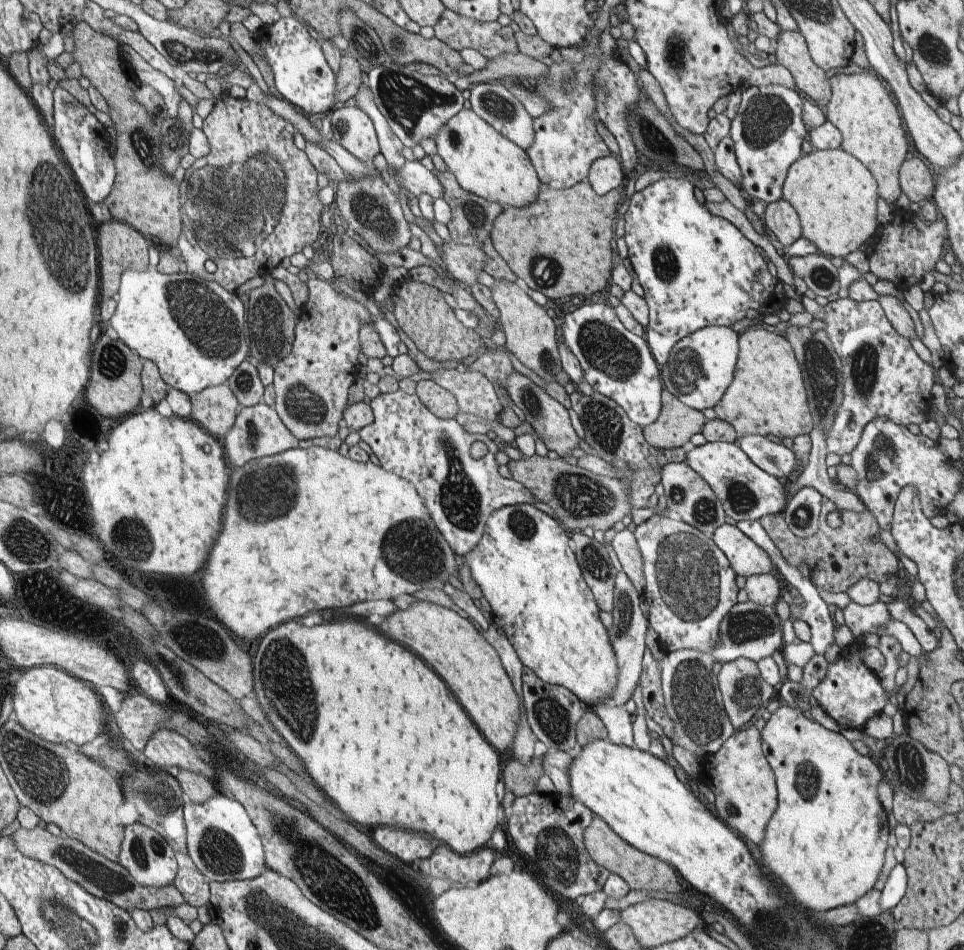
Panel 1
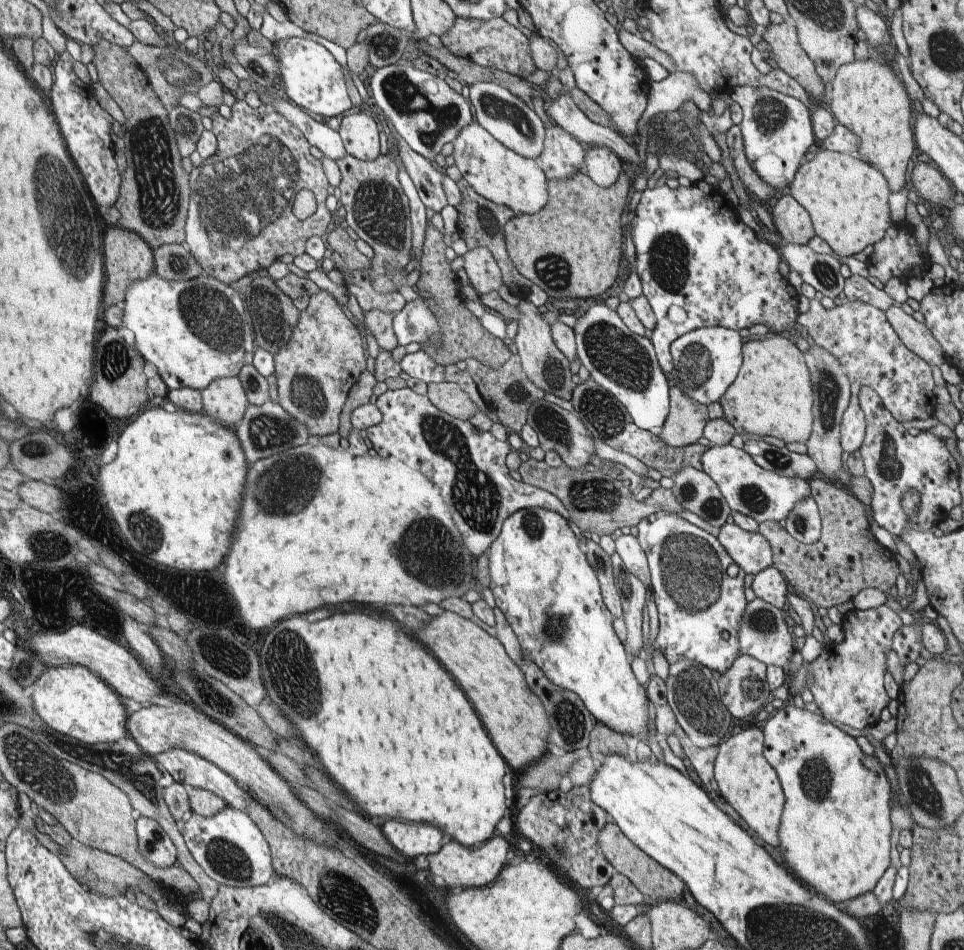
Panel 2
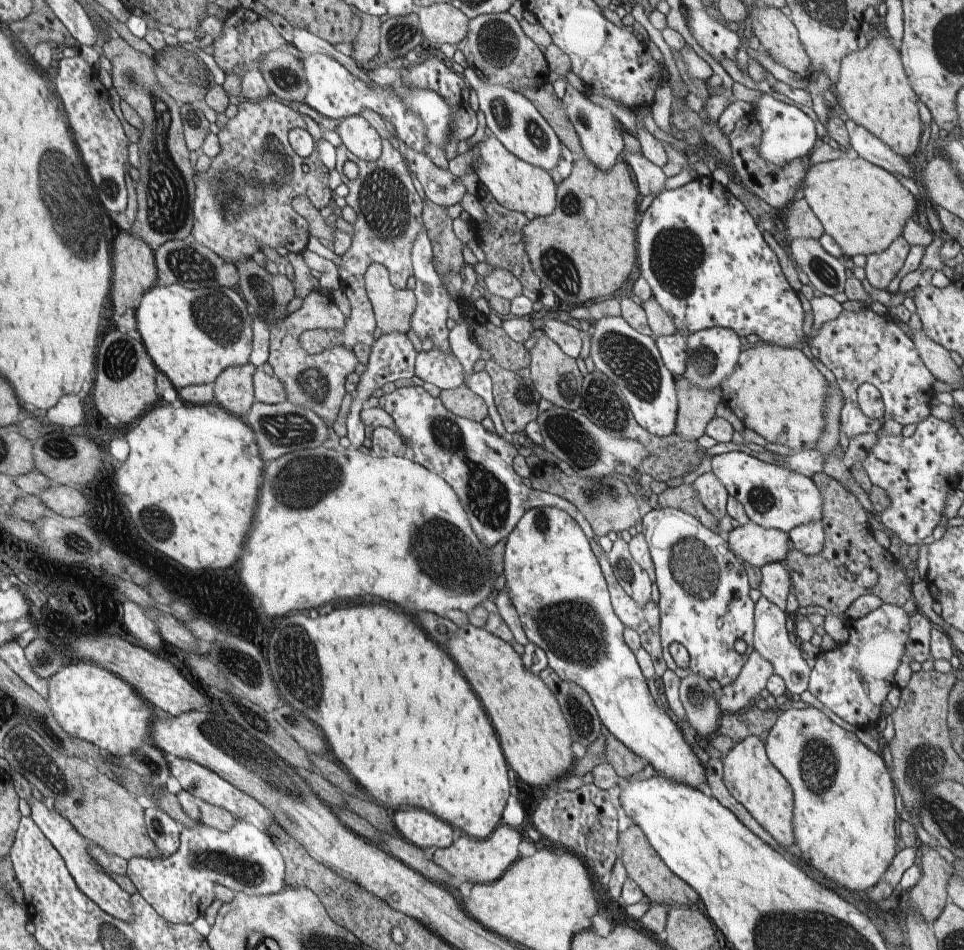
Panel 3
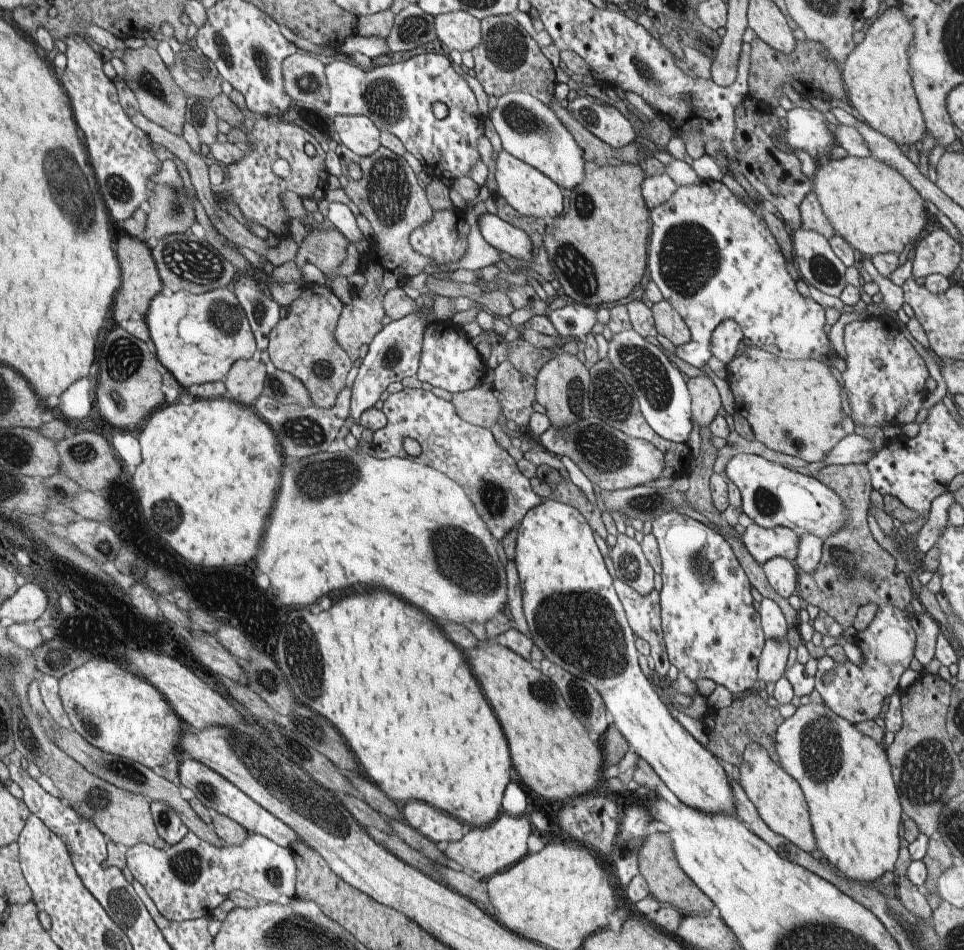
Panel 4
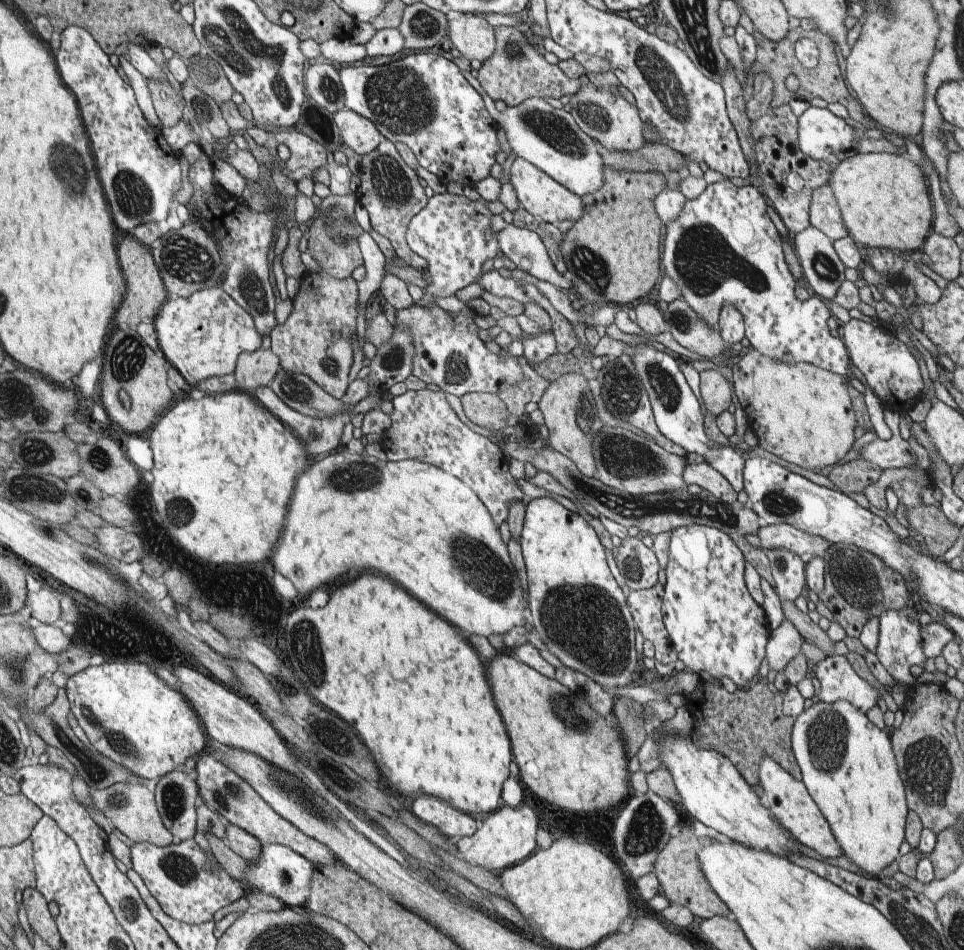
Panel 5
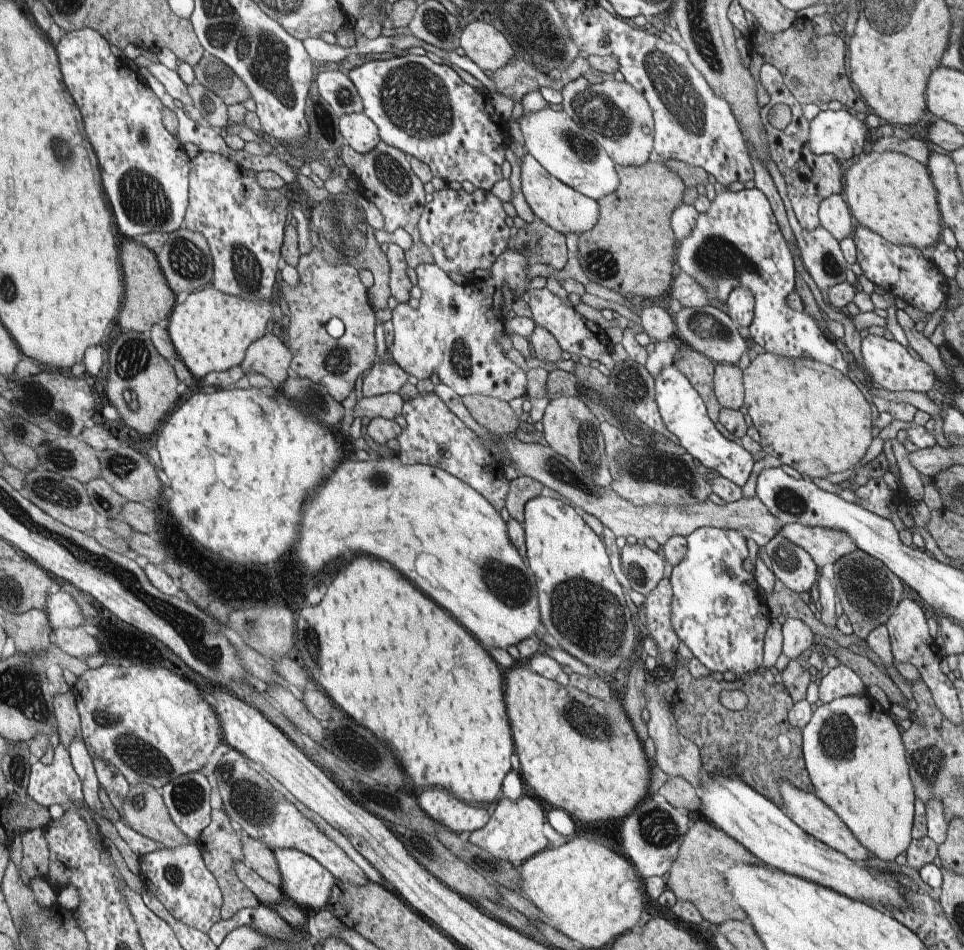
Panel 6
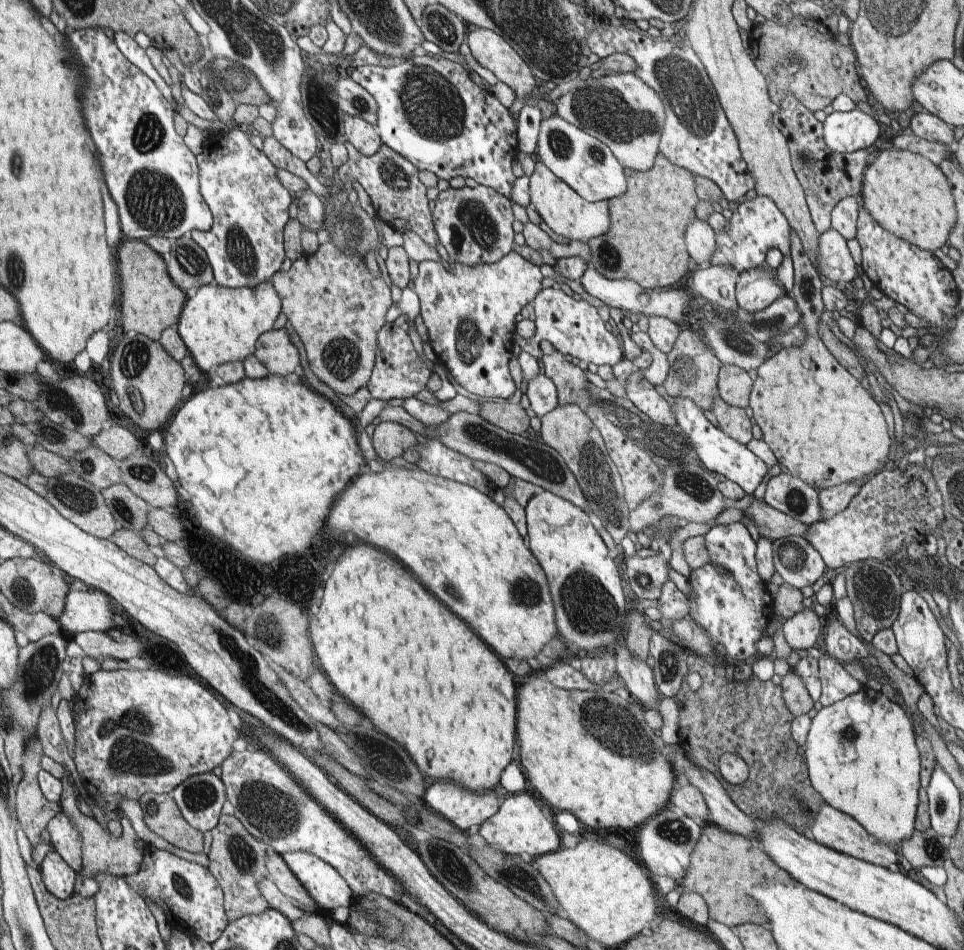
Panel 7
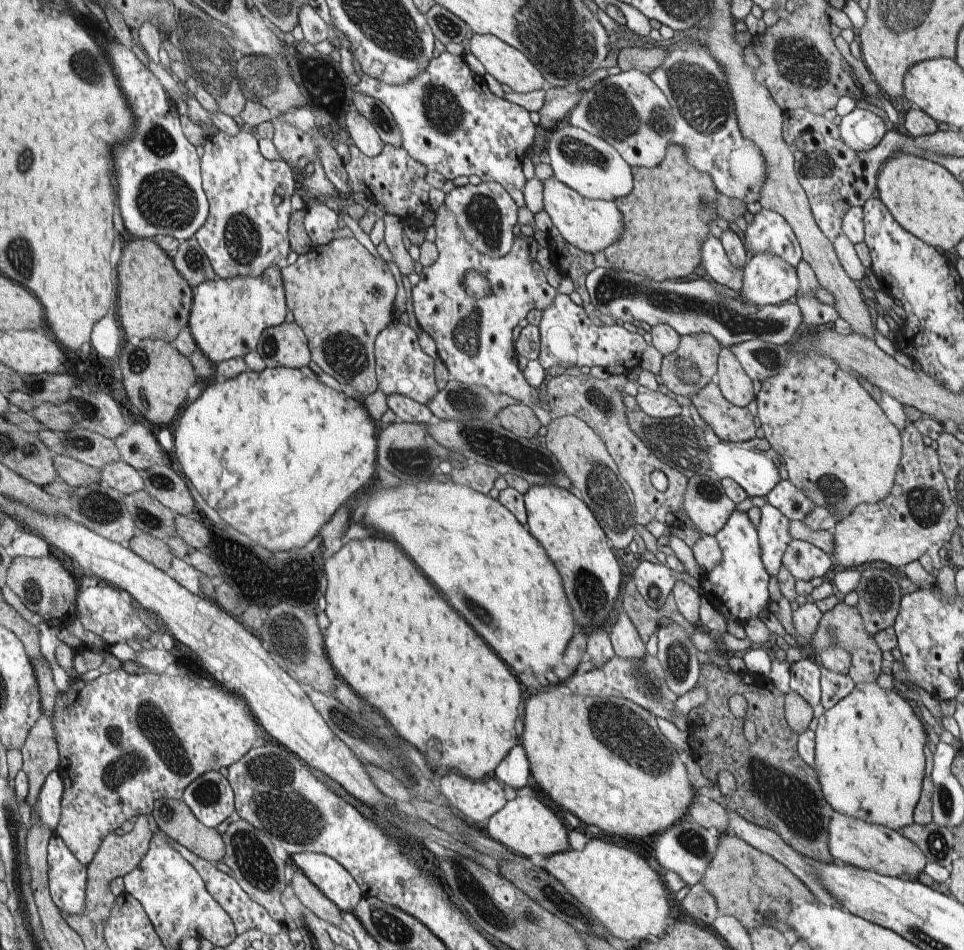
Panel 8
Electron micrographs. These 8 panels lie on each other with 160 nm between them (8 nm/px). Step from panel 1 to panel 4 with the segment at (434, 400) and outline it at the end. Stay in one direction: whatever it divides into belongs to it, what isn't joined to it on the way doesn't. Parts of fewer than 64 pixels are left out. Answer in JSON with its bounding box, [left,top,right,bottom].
[451,384,502,429]

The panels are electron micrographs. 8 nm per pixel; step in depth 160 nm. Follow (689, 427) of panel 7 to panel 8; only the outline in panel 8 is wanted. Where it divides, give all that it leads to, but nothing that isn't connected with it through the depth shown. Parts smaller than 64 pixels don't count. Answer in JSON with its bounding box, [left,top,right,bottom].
[709,441,782,497]

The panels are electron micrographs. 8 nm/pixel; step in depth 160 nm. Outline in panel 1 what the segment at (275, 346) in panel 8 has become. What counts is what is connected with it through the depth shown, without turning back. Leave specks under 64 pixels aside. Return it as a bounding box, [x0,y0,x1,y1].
[191,382,241,438]

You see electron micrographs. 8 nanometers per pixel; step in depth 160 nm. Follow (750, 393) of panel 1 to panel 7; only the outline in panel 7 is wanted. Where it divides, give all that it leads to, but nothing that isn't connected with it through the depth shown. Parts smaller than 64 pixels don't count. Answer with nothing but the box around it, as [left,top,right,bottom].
[749,228,893,492]

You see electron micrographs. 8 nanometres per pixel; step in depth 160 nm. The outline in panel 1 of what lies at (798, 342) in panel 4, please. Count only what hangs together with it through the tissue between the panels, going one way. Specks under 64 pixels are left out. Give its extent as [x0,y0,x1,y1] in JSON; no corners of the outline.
[623,178,792,366]

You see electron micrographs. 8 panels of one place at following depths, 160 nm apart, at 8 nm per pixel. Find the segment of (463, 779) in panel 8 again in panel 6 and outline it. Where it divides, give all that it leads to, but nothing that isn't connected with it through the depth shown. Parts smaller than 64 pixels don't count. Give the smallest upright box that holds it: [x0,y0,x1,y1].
[416,788,490,834]

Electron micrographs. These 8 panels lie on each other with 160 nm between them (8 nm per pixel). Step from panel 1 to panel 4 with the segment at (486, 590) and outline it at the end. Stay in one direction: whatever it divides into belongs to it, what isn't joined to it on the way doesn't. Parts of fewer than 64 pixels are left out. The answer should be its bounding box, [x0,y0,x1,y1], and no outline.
[514,498,741,820]

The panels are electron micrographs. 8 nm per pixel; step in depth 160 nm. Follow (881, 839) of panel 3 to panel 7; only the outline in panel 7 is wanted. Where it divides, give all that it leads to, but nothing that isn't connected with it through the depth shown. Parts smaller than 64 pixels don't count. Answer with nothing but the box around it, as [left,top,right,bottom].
[803,687,921,847]

